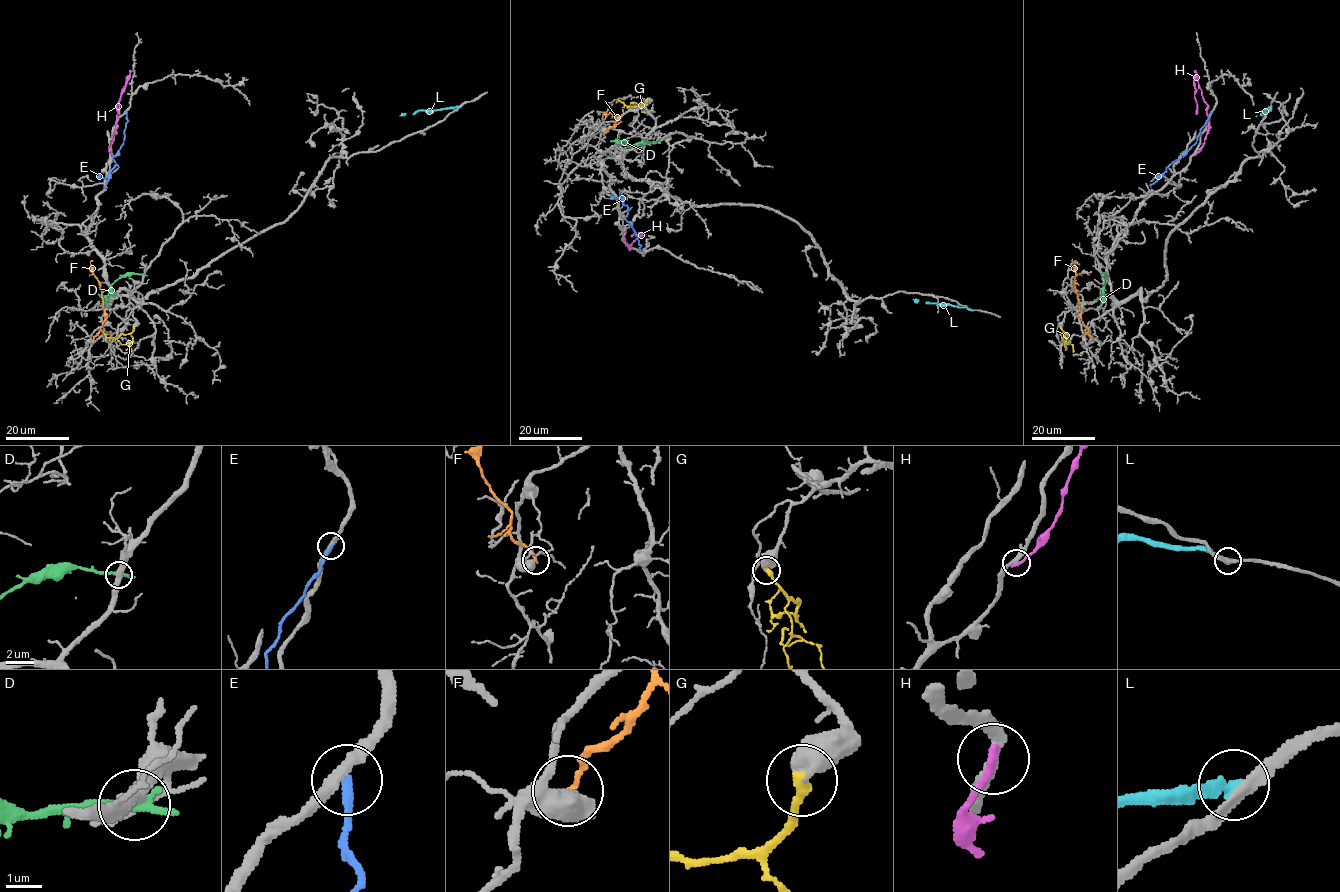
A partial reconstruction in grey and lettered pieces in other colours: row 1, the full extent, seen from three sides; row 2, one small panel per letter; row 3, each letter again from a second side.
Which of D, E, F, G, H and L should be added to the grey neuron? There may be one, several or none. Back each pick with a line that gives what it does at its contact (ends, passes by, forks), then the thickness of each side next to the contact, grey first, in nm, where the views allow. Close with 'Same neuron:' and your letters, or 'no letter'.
G: It ends there. Thickness 340 nm (grey) against 360 nm
Same neuron: G

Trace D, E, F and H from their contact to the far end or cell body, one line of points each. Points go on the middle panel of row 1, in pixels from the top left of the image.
D: (656, 142), (628, 146), (611, 140)
E: (640, 250), (636, 234), (625, 219), (628, 208), (618, 189)
F: (605, 132), (619, 120), (613, 113), (605, 114)
H: (624, 233), (622, 240), (629, 248), (640, 235), (632, 235)

